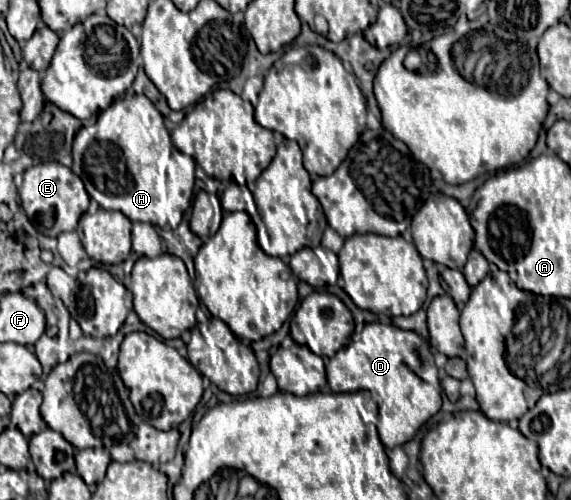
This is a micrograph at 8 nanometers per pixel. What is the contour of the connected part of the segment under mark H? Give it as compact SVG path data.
M146 96L114 100L108 110L100 112L94 126L82 128L76 134L72 146L72 159L71 170L82 179L90 198L94 198L104 210L118 210L126 214L130 220L148 222L160 226L162 230L174 230L182 220L182 214L192 204L196 163L190 156L179 152L176 154L171 136L164 128L164 116Z

